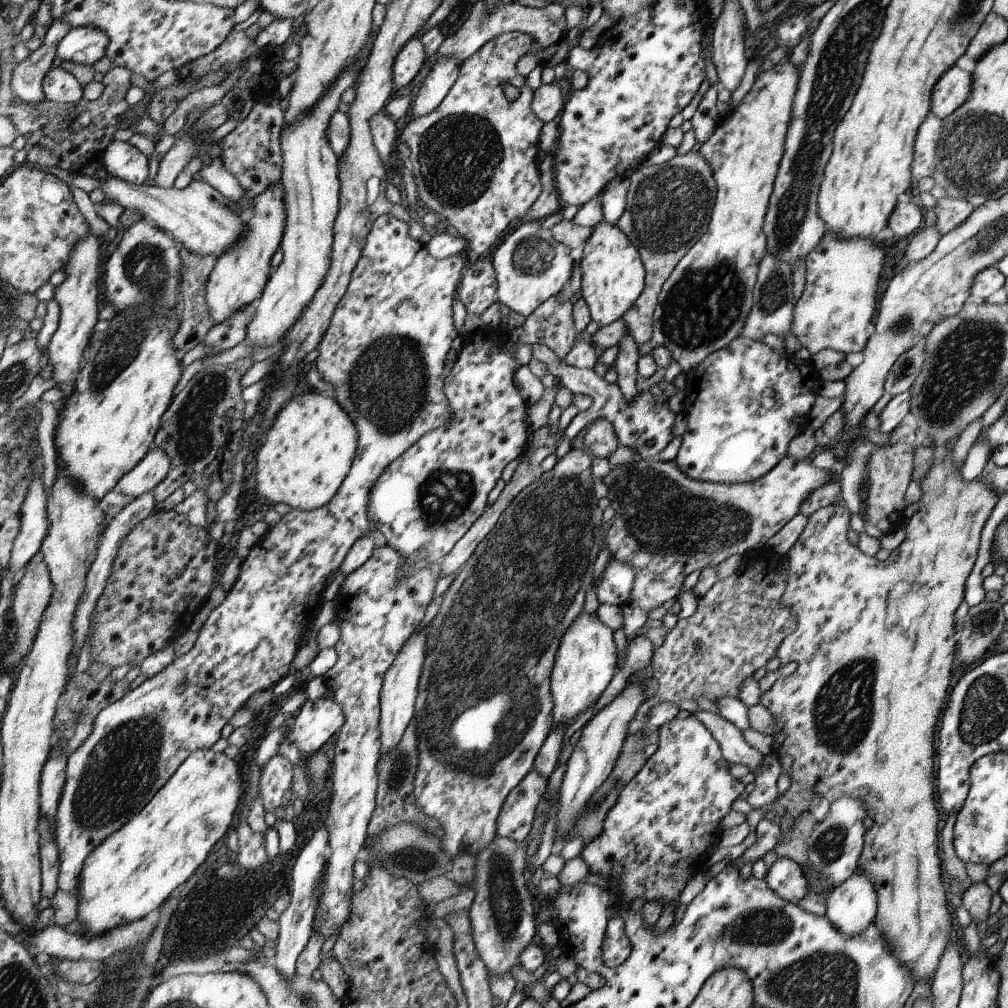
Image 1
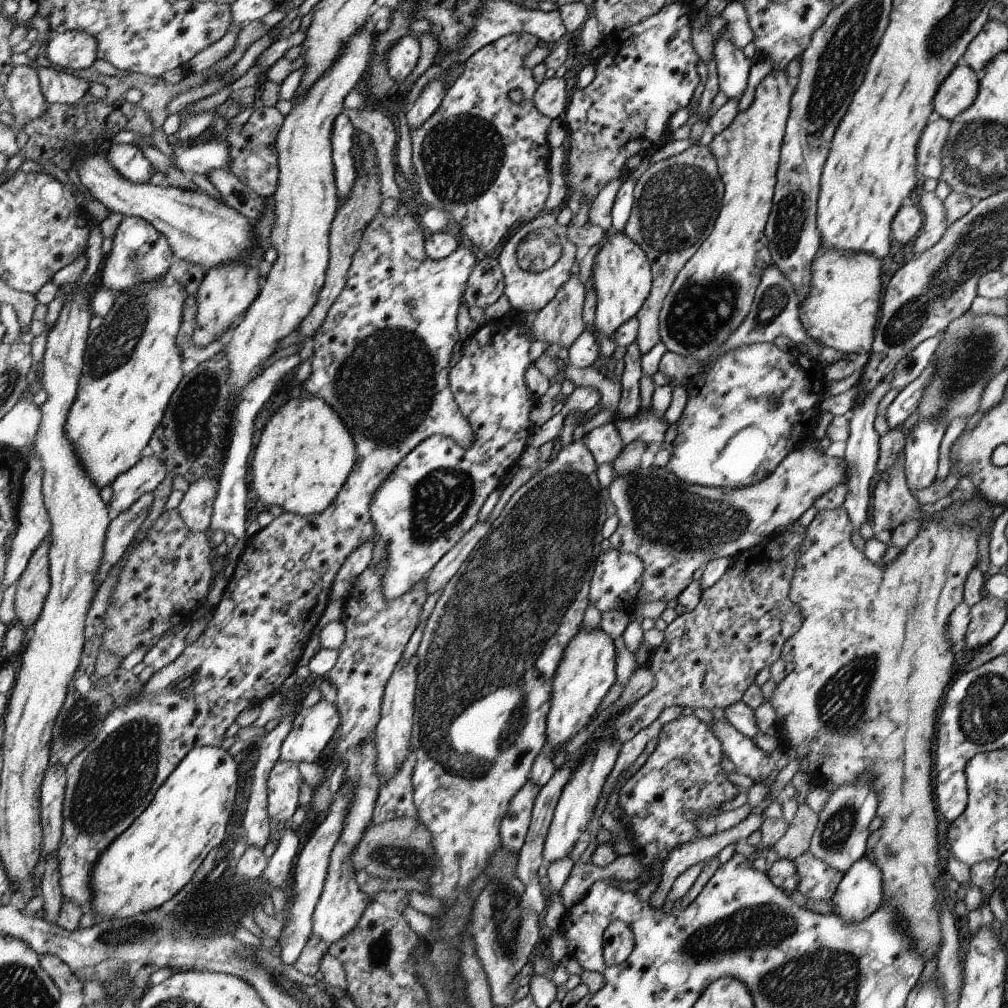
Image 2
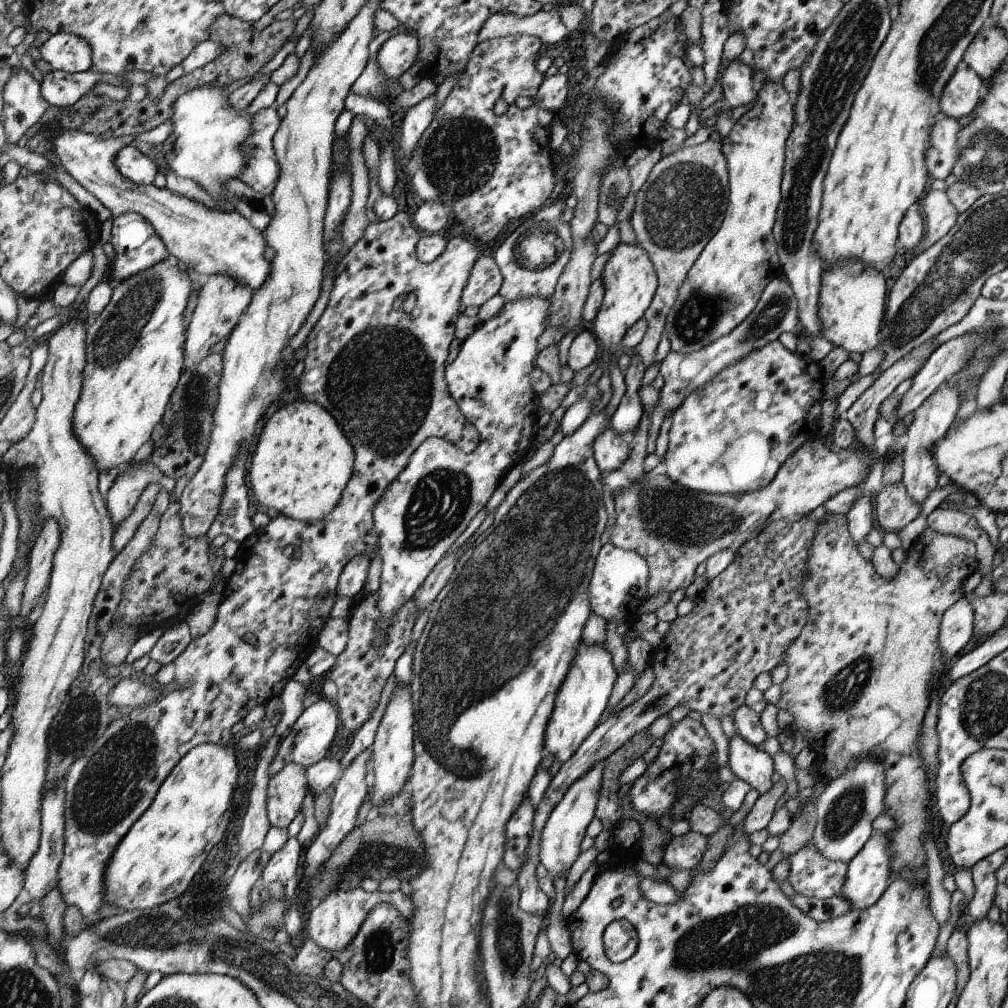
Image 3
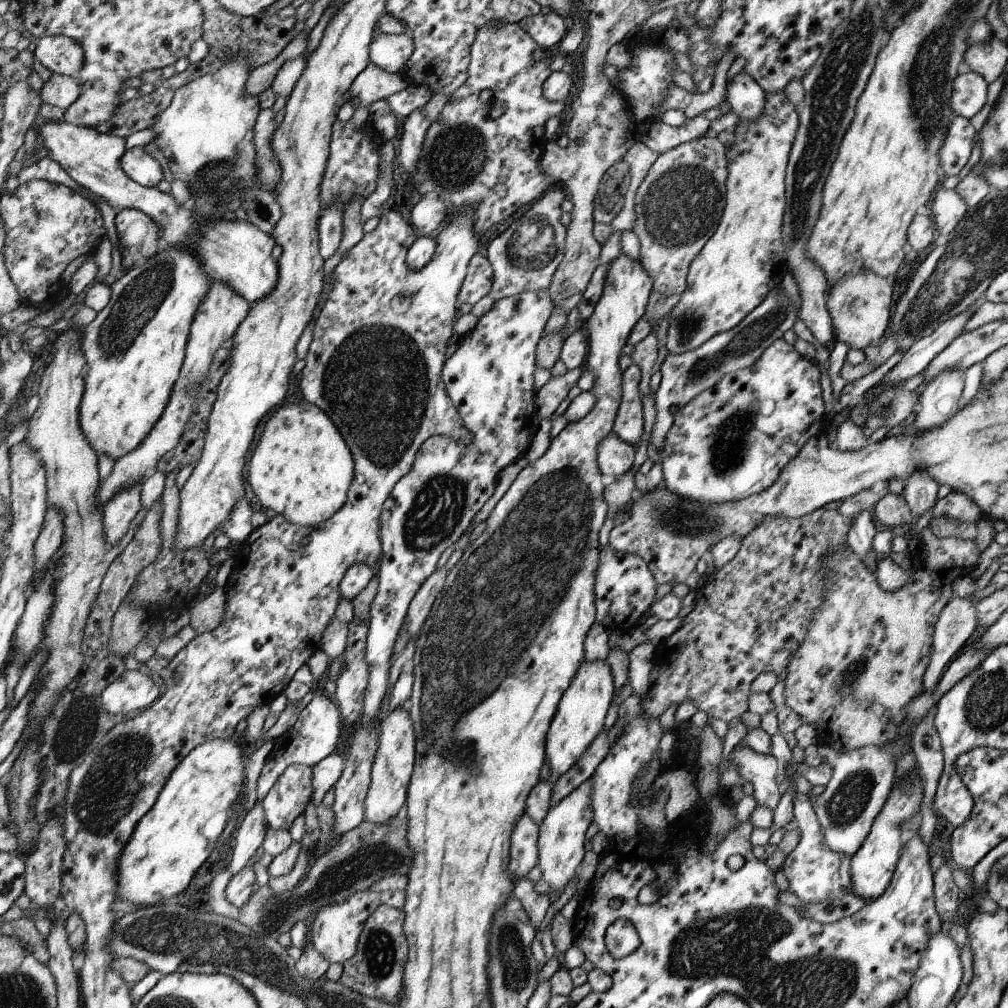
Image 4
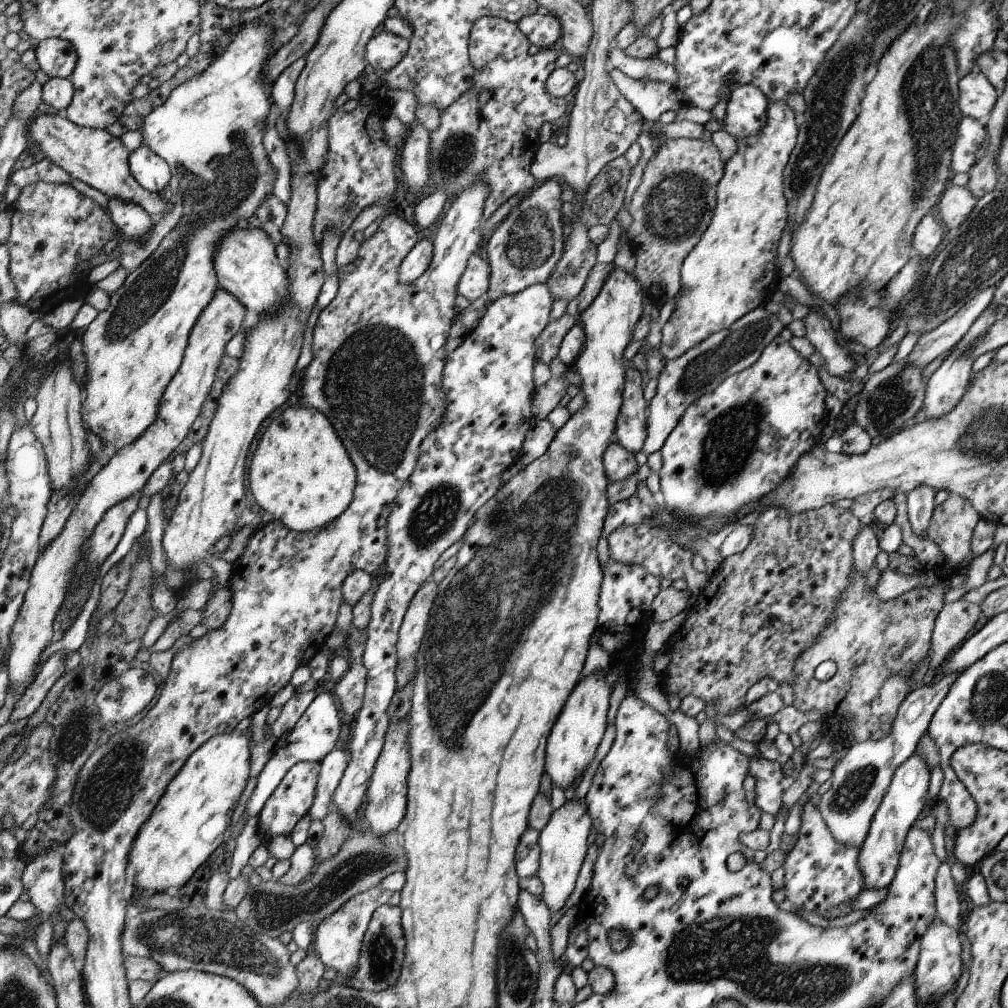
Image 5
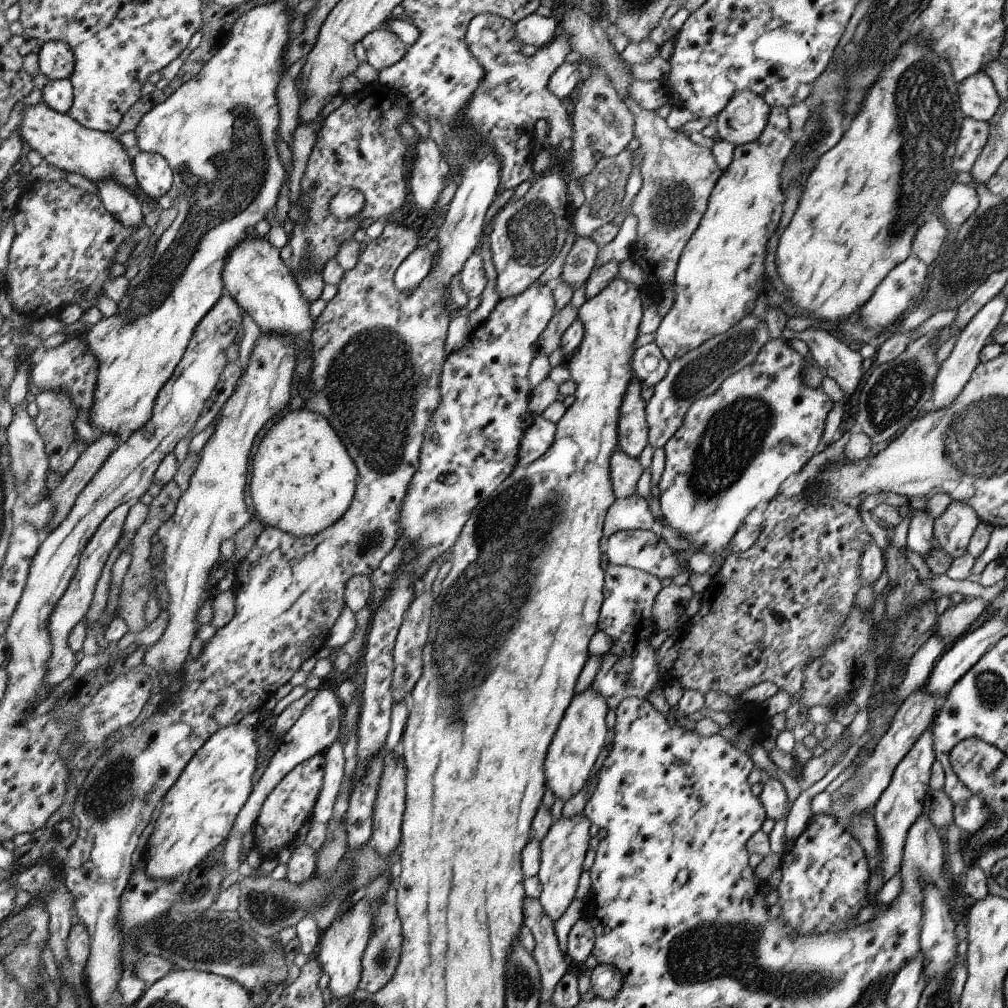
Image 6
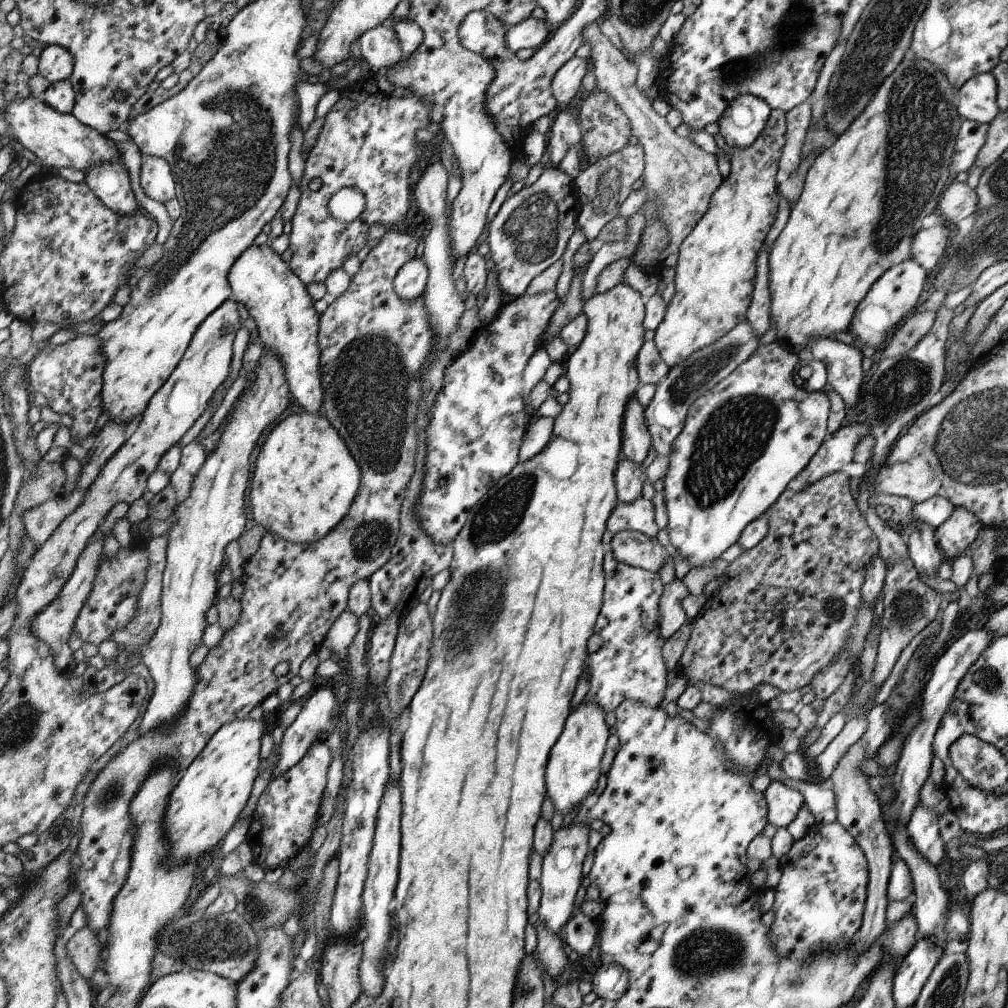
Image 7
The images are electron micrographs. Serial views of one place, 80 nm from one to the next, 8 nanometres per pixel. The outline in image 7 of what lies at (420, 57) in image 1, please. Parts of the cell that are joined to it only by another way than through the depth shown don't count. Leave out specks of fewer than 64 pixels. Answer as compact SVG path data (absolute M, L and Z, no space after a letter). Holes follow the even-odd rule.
M392 21L366 31L359 39L359 45L363 60L374 73L396 66L402 60L403 48Z

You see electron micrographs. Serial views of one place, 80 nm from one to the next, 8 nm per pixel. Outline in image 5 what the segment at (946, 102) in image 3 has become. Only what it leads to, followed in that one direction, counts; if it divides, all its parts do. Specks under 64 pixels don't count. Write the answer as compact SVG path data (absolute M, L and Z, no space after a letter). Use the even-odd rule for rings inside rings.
M975 69L959 79L958 88L958 108L963 116L985 121L999 95L992 83Z

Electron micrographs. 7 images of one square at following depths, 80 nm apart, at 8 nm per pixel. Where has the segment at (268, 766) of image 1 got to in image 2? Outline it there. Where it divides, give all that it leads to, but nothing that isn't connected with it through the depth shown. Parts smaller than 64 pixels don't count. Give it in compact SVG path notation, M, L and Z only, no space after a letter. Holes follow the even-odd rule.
M278 759L267 780L267 811L278 827L292 817L300 805L303 776L296 763Z

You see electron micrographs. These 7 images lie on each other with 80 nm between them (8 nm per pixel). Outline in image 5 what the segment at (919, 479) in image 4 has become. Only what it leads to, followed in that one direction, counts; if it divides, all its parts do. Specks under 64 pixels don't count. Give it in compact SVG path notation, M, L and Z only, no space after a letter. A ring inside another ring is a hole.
M918 485L913 488L907 498L908 518L914 534L924 537L925 530L932 518L937 493L931 486Z

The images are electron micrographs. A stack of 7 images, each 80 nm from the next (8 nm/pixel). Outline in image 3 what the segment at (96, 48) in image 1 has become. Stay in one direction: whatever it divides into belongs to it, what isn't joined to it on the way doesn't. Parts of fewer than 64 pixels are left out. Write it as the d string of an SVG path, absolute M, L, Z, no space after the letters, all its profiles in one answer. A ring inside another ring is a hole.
M56 33L40 47L44 59L54 71L81 73L93 66L93 52L87 40L70 33Z

